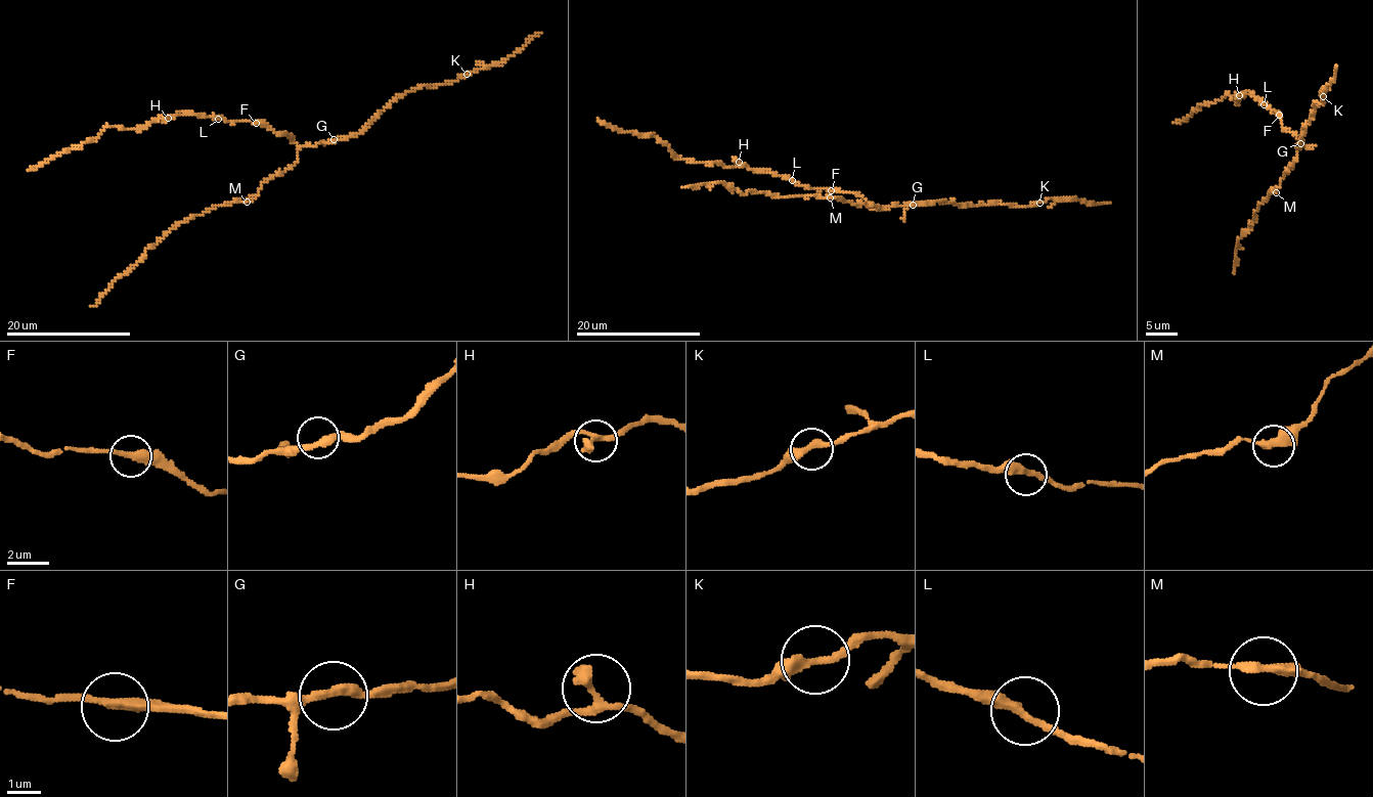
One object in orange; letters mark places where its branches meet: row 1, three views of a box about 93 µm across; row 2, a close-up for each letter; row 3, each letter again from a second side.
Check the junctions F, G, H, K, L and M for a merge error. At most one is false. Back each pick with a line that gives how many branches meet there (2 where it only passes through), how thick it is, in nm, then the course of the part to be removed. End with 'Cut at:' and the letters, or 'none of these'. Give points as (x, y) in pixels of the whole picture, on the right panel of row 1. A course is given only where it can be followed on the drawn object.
Cut at: none of these

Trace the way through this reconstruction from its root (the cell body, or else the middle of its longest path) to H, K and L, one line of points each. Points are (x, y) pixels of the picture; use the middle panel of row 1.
H: (860, 196), (850, 191), (801, 186), (769, 172), (750, 170), (739, 162)
K: (860, 196), (872, 209), (946, 201), (966, 206), (1008, 204), (1029, 207), (1039, 203)
L: (860, 196), (850, 191), (801, 186), (792, 180)

